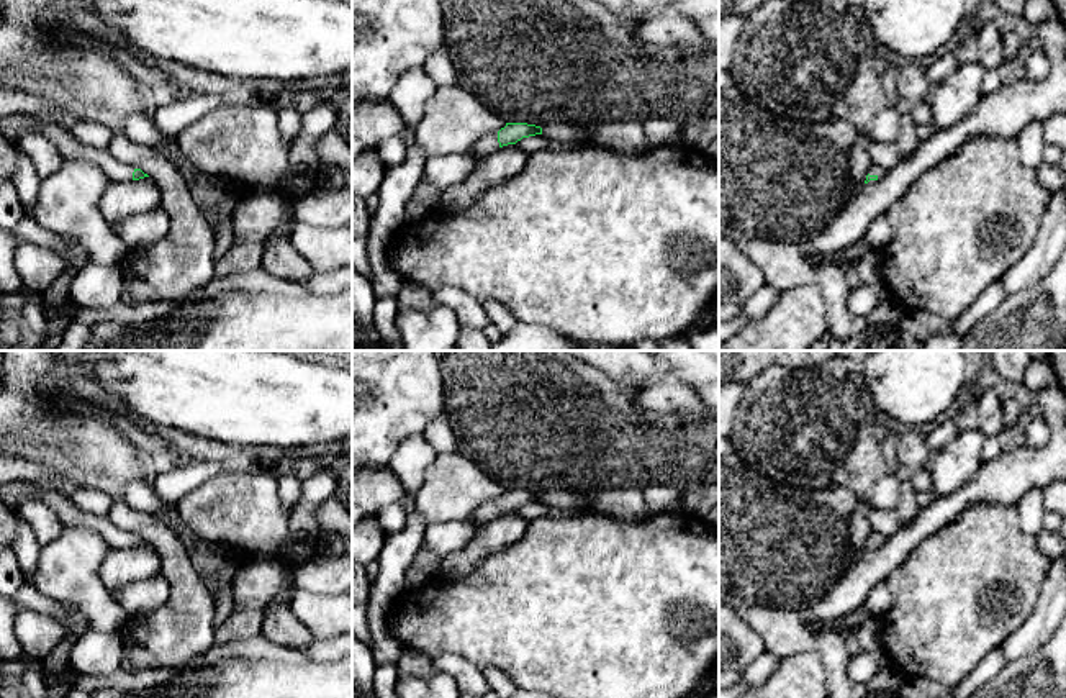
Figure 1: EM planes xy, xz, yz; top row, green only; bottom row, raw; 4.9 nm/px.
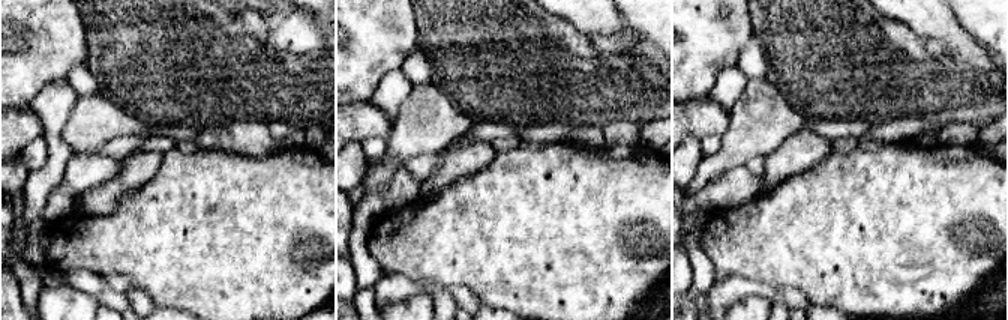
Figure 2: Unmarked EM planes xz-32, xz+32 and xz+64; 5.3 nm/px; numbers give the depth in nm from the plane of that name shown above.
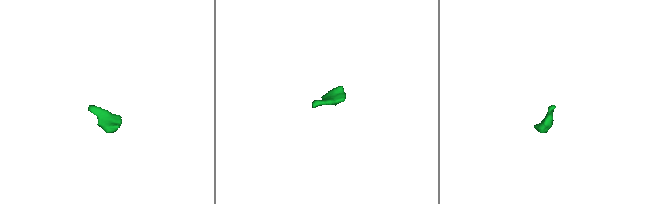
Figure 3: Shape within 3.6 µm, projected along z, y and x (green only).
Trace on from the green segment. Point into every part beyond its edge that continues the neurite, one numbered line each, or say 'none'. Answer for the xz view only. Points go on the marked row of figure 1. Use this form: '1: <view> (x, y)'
1: xz (483, 146)

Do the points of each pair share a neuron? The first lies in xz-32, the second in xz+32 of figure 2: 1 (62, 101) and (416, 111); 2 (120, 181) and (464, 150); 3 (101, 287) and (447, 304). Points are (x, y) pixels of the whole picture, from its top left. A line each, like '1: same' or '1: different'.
1: different
2: same
3: same

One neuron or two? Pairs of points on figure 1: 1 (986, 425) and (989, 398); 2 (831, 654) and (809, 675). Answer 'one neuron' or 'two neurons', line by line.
1: one neuron
2: two neurons

